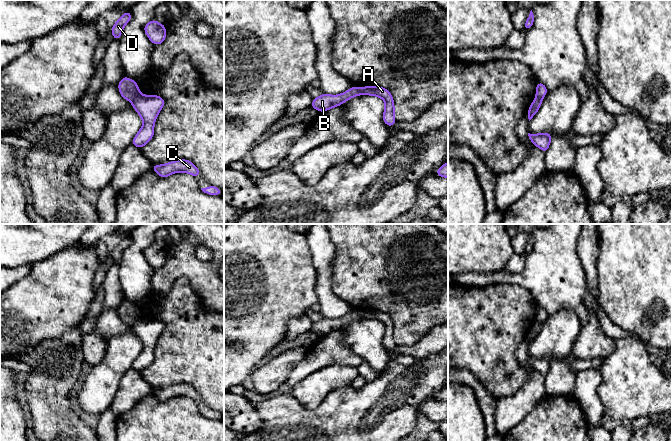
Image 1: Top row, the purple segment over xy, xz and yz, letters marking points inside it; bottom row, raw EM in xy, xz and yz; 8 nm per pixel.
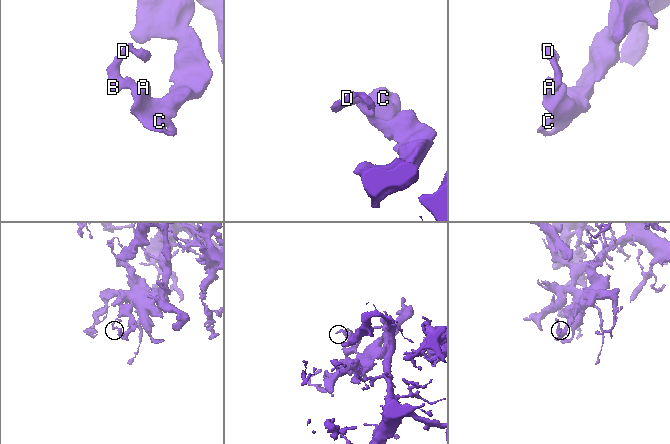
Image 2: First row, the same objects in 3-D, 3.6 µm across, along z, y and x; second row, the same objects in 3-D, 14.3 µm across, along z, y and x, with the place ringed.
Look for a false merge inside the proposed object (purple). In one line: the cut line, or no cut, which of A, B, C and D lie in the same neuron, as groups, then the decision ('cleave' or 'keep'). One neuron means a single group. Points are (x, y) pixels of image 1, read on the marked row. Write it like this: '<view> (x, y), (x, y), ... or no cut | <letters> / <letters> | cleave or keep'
xy (140, 94), (131, 101) | A C / B D | cleave

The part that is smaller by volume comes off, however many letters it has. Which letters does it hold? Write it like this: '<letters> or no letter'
B, D

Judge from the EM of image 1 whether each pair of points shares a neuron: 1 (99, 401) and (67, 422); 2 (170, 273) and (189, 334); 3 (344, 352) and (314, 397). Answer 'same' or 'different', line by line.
1: different
2: different
3: different

